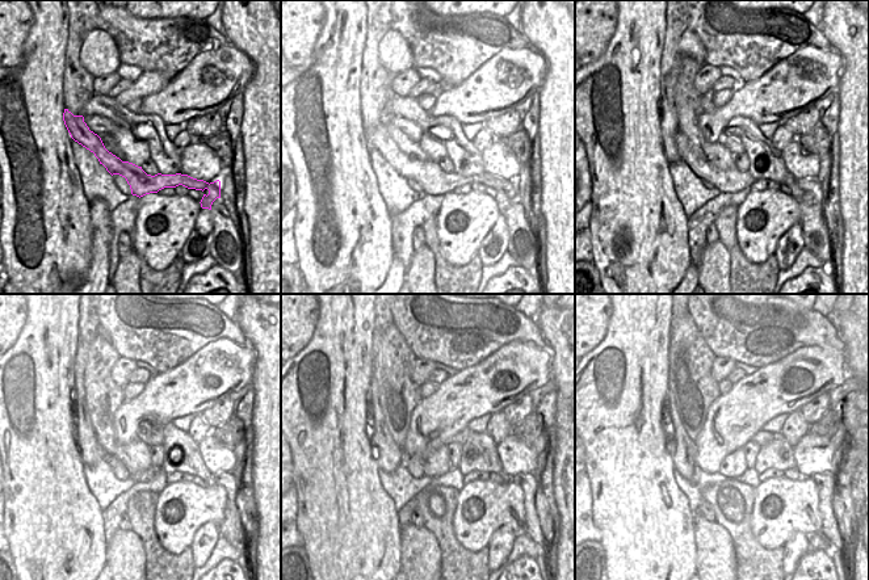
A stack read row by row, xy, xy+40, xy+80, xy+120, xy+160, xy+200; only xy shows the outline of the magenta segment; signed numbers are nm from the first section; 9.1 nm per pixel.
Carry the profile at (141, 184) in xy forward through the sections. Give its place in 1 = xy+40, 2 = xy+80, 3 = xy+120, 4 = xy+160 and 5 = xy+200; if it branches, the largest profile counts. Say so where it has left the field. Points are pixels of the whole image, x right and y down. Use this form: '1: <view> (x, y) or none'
1: xy+40 (433, 180)
2: xy+80 (726, 181)
3: xy+120 (226, 479)
4: xy+160 (527, 482)
5: xy+200 (827, 482)

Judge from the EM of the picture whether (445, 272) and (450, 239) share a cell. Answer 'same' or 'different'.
different

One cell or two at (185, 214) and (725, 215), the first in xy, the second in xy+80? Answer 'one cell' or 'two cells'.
two cells

